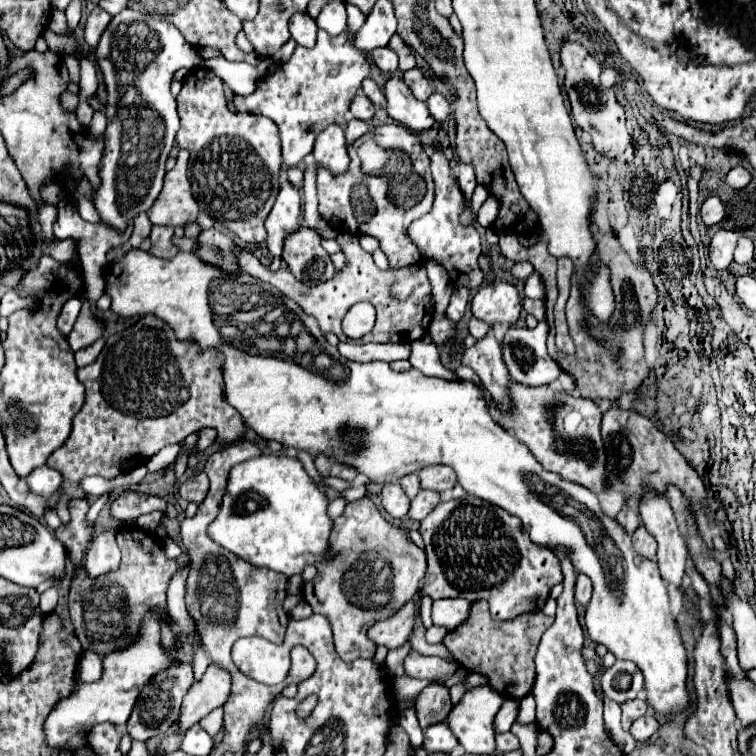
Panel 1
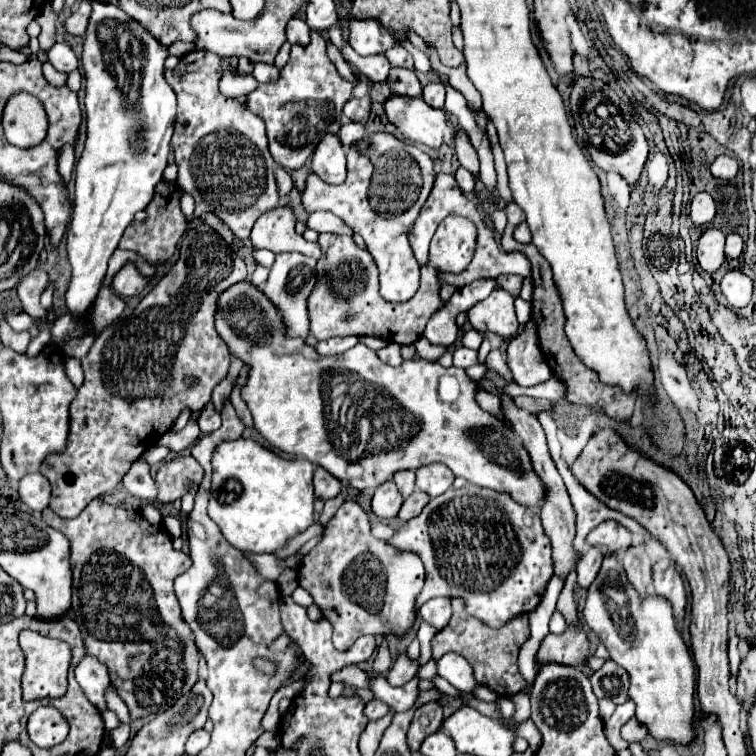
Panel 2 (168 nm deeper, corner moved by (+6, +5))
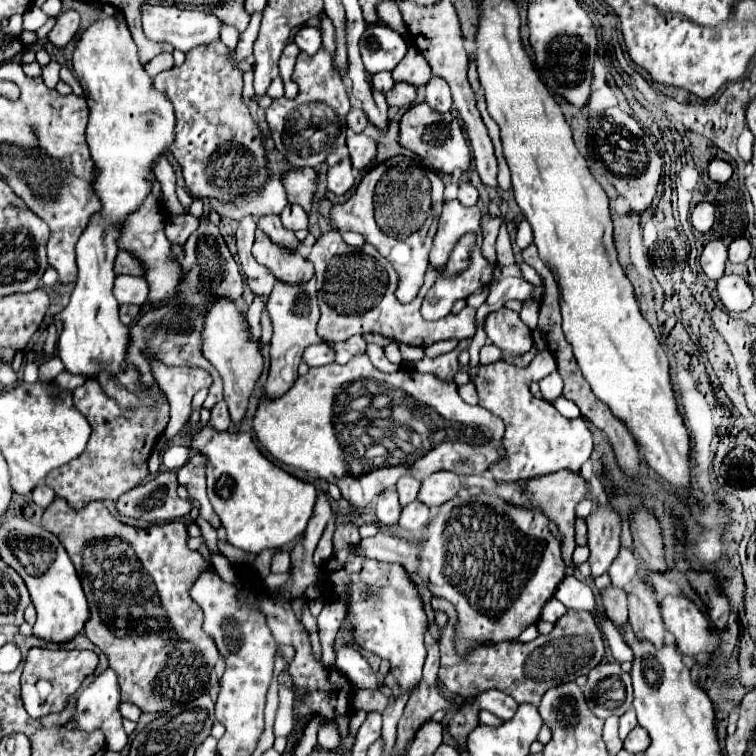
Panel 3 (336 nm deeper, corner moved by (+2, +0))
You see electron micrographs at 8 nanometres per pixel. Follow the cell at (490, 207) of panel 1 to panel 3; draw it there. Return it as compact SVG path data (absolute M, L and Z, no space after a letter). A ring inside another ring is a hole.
M384 23L368 25L360 39L360 55L368 73L392 71L406 55L408 47L400 33Z

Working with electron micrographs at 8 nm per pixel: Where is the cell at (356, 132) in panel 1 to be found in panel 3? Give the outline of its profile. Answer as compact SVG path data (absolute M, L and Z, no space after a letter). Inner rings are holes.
M352 133L352 135L348 135L346 143L348 143L352 165L358 171L364 171L376 155L376 141L372 137L366 137L364 133Z

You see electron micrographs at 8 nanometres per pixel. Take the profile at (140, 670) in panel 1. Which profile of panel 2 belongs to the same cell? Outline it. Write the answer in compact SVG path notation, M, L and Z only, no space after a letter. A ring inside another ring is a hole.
M108 688L108 692L106 692L106 702L108 702L108 708L110 708L112 712L116 712L116 714L118 714L120 722L130 724L128 708L126 708L126 704L120 700L120 696L114 692L114 688Z

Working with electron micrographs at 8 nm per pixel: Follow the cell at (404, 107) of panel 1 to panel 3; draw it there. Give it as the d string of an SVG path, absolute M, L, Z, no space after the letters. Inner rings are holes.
M428 103L412 105L400 119L400 145L420 155L428 167L442 173L452 173L456 167L466 171L470 167L472 155L468 141L464 139L460 121L454 113L438 113Z

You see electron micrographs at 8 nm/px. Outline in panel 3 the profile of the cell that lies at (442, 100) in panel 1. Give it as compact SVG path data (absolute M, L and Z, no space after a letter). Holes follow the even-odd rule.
M430 77L430 81L426 83L426 103L440 113L450 111L452 95L450 95L450 87L444 79Z

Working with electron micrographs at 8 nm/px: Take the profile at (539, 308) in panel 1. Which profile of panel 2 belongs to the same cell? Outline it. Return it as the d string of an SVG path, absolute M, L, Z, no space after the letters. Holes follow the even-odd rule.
M502 274L502 276L496 278L496 284L498 284L500 288L508 290L510 294L518 296L520 286L522 286L522 280L524 280L524 276L518 276L518 274Z

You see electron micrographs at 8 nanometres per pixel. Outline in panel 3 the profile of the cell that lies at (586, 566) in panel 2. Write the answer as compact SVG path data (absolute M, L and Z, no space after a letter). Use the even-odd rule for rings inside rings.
M598 505L596 511L586 519L588 525L588 547L590 547L590 569L592 579L608 571L620 549L620 515L612 505Z

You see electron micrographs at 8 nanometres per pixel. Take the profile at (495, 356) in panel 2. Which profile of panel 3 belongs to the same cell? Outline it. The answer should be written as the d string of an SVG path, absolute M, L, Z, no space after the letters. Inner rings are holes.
M484 345L480 349L480 363L486 365L486 363L494 363L494 361L500 361L502 355L500 355L500 349L494 347L494 345Z

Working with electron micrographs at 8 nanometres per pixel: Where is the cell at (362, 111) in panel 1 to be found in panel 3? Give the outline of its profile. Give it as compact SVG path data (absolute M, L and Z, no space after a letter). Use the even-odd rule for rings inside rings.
M352 109L352 111L348 113L348 127L350 127L354 133L364 131L366 123L368 123L368 119L366 119L366 115L362 113L362 109Z

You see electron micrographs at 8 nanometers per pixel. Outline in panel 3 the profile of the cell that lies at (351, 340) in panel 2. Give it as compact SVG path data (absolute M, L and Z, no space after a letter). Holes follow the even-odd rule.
M318 343L318 345L310 345L304 351L304 361L312 367L320 367L320 365L328 365L334 363L334 349L328 343Z

